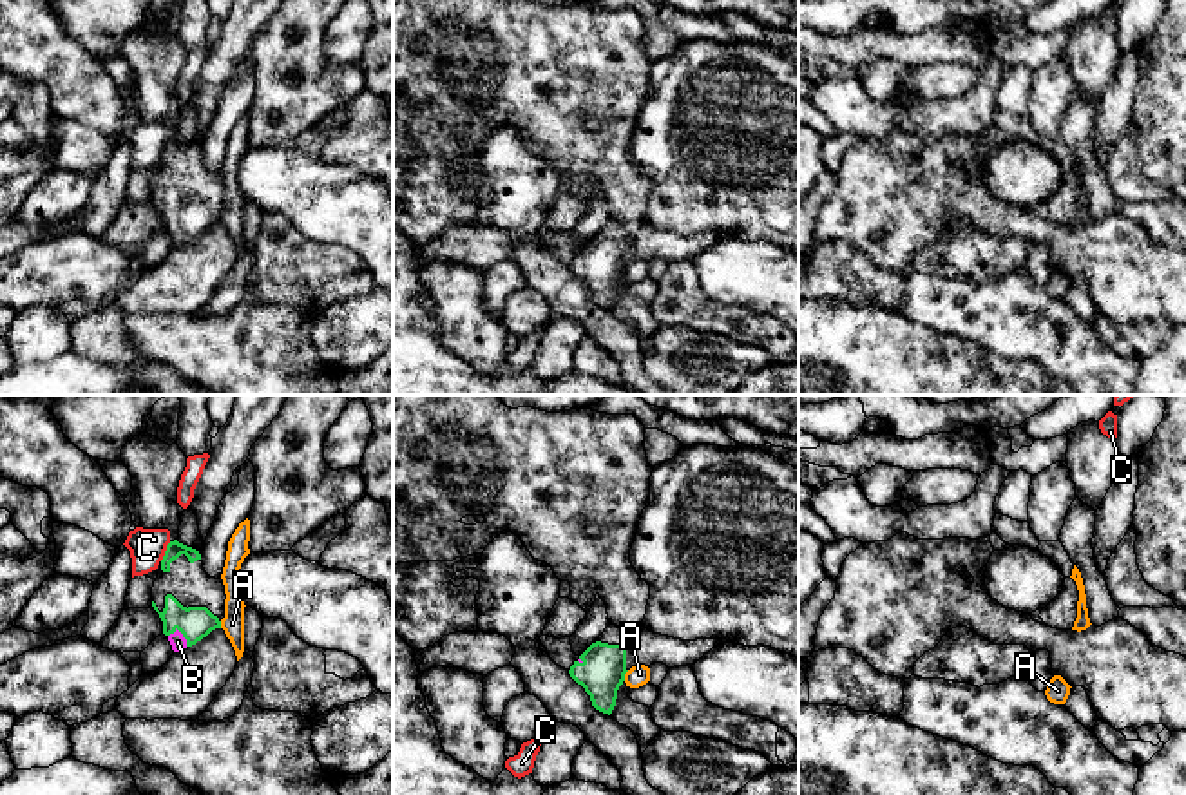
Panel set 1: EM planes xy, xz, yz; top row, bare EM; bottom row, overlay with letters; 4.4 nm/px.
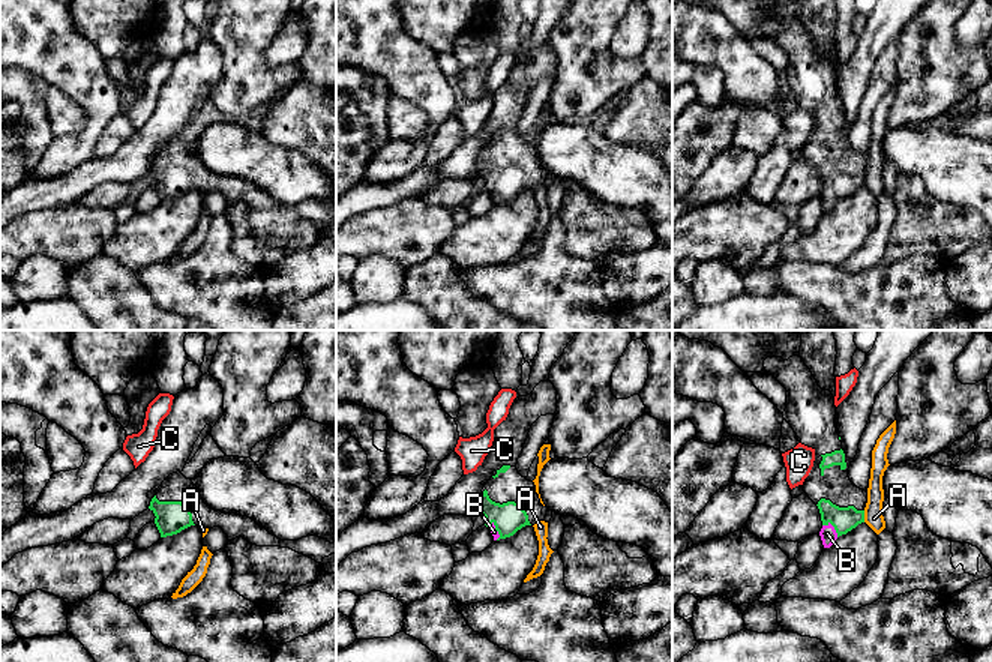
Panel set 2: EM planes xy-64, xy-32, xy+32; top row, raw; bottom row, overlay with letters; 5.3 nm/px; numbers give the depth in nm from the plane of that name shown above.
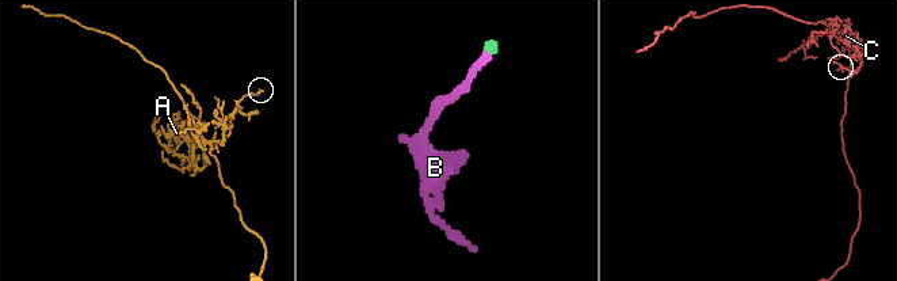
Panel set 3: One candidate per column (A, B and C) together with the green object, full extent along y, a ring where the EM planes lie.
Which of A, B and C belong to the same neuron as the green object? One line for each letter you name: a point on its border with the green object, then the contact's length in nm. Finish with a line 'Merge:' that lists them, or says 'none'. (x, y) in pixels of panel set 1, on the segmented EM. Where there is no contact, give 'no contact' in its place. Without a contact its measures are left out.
B: xy (183, 636) | 100 nm
Merge: B

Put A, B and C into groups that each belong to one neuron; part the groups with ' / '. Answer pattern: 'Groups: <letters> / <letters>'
Groups: A / B / C

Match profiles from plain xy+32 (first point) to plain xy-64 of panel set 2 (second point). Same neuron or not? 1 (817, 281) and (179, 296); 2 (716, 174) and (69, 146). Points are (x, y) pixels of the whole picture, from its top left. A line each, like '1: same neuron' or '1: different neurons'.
1: same neuron
2: same neuron

